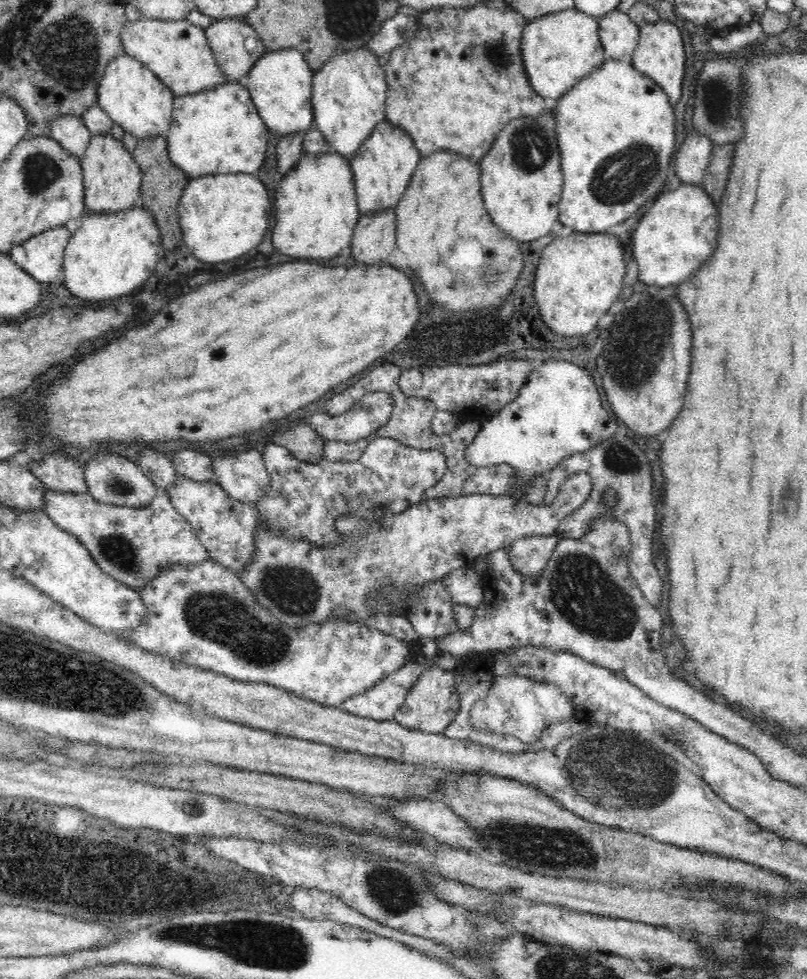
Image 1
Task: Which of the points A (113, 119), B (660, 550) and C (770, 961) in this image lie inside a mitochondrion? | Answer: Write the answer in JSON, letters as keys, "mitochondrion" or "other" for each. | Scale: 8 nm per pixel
{"A":"other","B":"other","C":"mitochondrion"}

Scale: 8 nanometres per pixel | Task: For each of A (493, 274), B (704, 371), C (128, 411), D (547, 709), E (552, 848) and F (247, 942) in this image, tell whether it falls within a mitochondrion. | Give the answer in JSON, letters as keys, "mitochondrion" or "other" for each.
{"A":"mitochondrion","B":"other","C":"other","D":"other","E":"mitochondrion","F":"mitochondrion"}

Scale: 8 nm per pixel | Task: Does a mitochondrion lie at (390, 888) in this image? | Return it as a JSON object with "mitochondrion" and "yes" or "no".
{"mitochondrion":"yes"}

